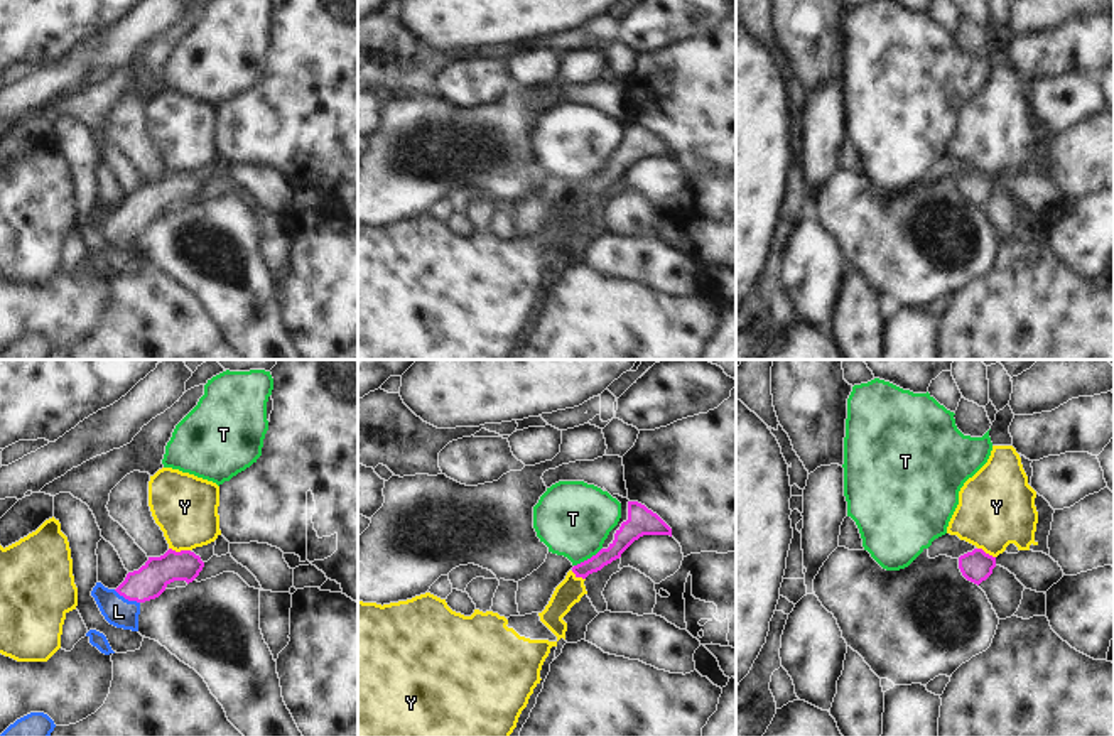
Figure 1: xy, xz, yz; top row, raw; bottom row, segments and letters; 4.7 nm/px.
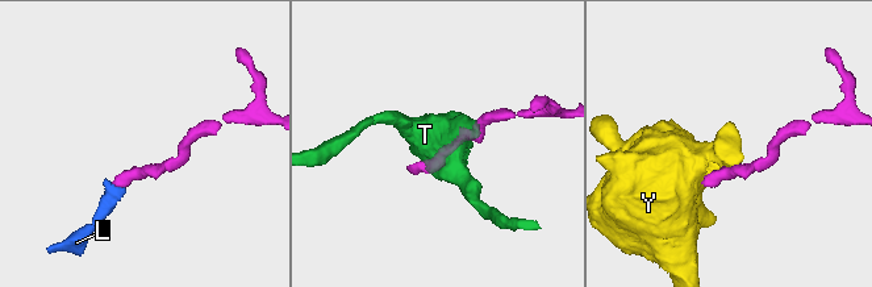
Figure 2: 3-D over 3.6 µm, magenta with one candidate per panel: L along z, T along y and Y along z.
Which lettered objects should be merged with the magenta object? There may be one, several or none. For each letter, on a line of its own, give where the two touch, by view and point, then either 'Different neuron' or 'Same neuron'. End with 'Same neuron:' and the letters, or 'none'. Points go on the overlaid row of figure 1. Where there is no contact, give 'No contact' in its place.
L: Touches magenta at xy (127, 598). Same neuron
T: Touches magenta at xz (588, 559). Different neuron
Y: Touches magenta at xy (181, 551). Different neuron
Same neuron: L

